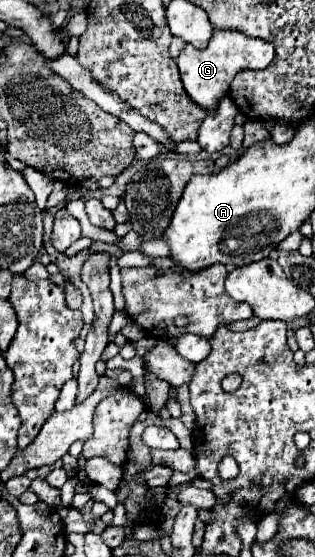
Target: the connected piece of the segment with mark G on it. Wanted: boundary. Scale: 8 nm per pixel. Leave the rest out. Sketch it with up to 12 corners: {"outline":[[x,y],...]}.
{"outline":[[214,28],[176,64],[190,98],[214,112],[238,70],[266,68],[274,46]]}

